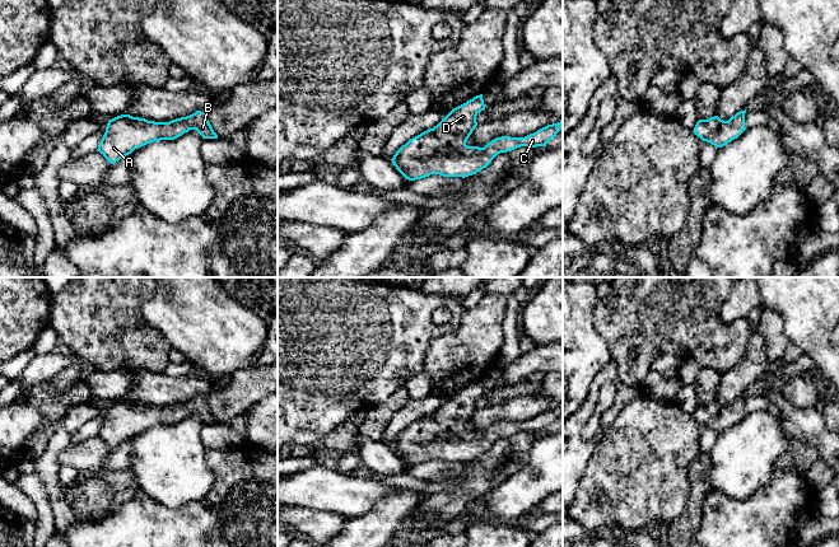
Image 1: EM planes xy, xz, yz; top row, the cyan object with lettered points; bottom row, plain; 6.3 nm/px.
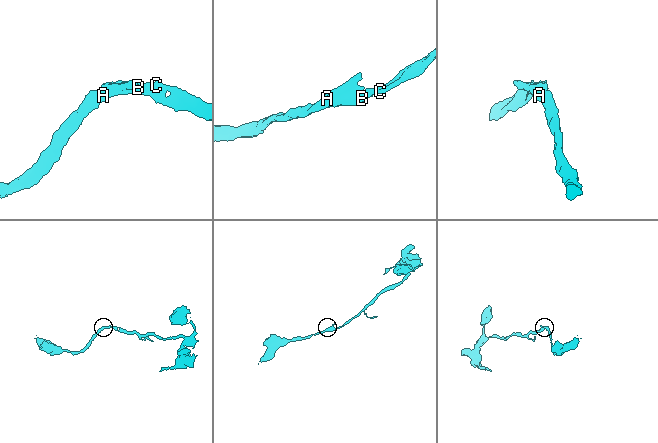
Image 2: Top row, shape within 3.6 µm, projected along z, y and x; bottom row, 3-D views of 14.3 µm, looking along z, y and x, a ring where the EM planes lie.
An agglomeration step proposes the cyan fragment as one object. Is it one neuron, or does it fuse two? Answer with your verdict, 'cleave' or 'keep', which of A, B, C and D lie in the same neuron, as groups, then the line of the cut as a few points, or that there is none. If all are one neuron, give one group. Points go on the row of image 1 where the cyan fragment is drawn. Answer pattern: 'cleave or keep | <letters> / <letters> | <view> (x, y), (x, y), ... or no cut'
keep | A B C D | no cut

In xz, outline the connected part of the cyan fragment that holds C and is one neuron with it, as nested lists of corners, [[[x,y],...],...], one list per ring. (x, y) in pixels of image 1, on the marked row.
[[[483,94],[453,108],[437,126],[402,145],[391,159],[393,165],[409,181],[430,174],[465,178],[486,168],[500,153],[521,146],[546,146],[563,128],[560,121],[525,137],[502,136],[484,148],[467,146],[466,141],[477,126],[476,116],[484,109]]]

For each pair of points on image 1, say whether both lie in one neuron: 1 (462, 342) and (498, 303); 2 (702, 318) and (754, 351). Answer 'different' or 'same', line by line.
1: same
2: different

